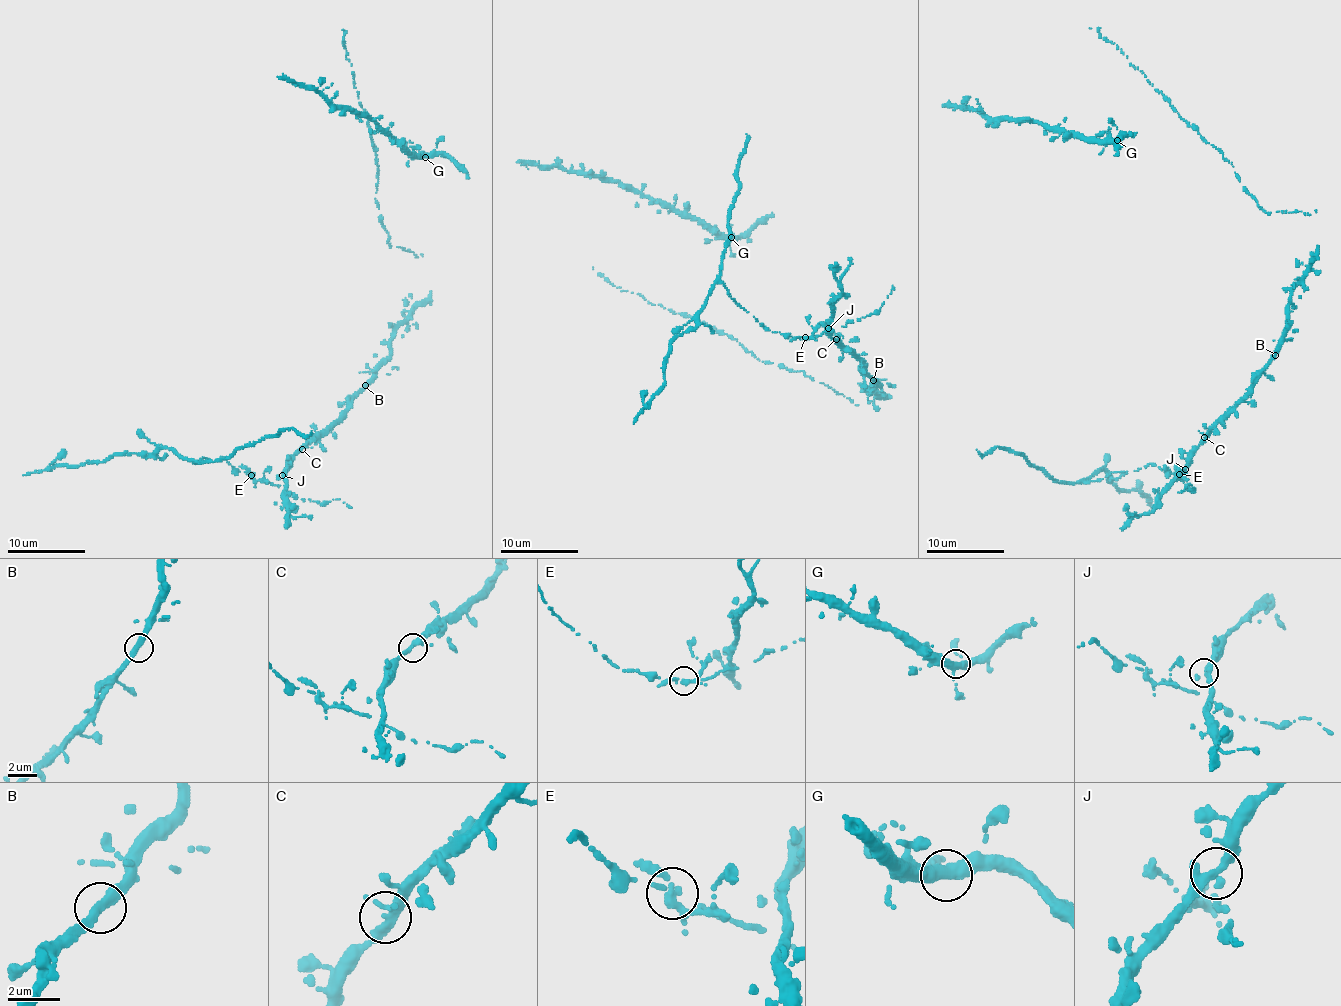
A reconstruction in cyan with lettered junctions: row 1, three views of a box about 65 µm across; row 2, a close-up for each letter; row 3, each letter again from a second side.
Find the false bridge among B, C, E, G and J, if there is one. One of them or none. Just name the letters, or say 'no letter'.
E

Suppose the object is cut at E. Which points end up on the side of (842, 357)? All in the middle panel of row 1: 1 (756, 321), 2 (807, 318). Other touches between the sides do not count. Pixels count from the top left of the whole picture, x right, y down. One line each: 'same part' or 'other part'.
1: other part
2: other part

